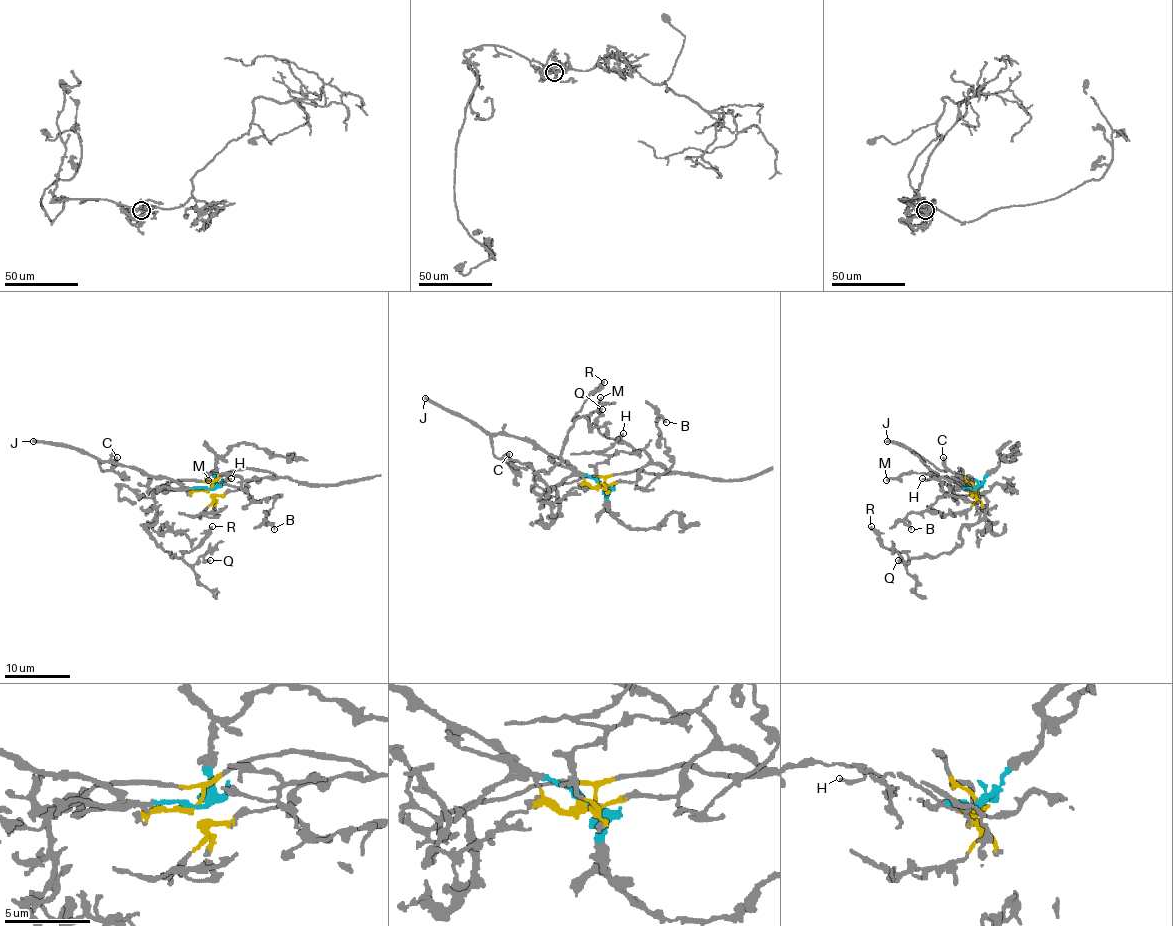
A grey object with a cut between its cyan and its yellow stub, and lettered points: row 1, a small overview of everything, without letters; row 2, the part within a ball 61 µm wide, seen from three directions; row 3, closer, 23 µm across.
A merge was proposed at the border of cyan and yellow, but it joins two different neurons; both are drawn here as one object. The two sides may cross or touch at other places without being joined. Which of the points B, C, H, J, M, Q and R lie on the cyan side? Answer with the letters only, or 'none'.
C, J

